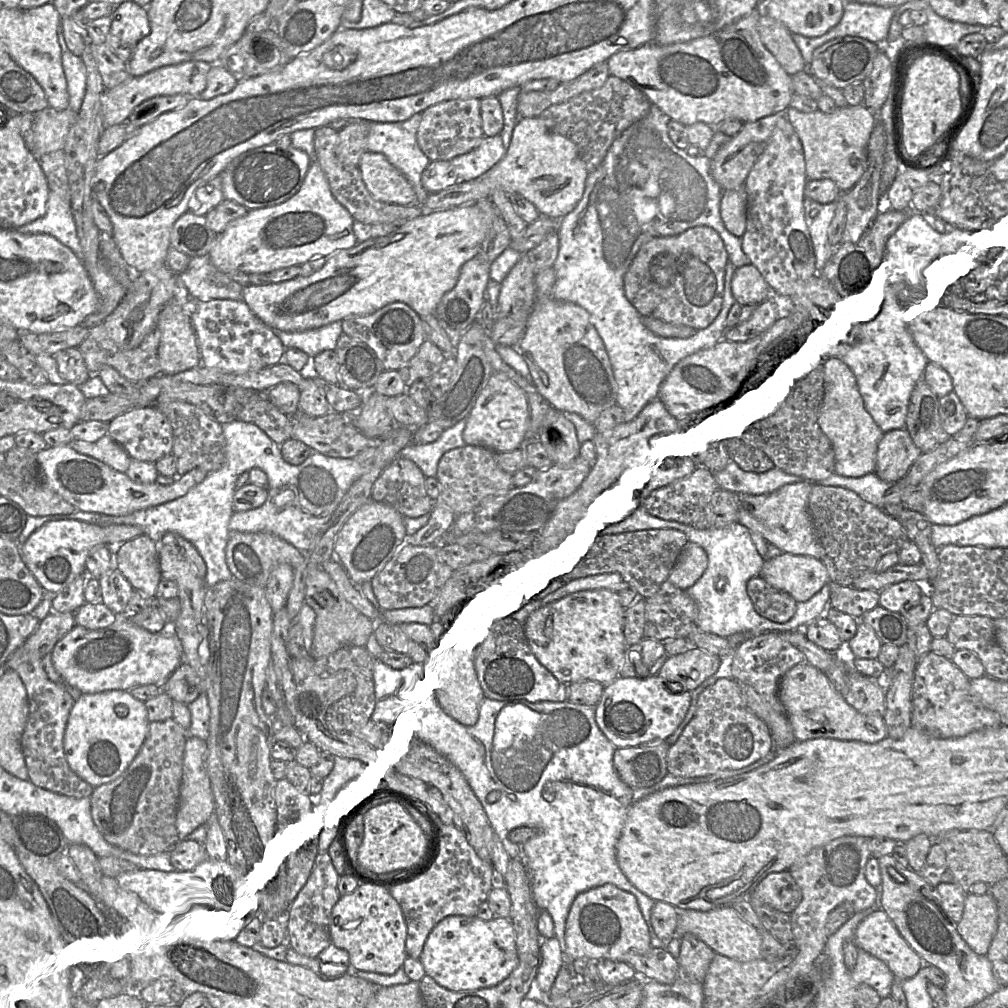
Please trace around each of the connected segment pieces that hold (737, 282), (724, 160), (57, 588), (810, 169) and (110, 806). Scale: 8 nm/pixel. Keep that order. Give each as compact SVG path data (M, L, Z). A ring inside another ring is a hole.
M752 264L735 270L731 291L735 301L742 306L759 305L770 296L767 282Z
M776 113L755 122L744 123L740 131L735 136L730 137L718 149L715 156L710 160L710 173L722 191L744 187L751 169L766 149L781 114Z
M78 520L51 521L26 540L22 547L22 561L45 592L55 595L85 573L86 559L93 547L106 545L116 555L122 544L141 535L144 531L139 526L100 526Z
M863 104L836 107L832 113L823 113L819 109L803 113L789 107L786 114L801 141L808 180L830 179L842 193L850 191L867 168L867 146L876 115Z
M175 720L151 722L139 754L116 780L94 789L91 815L104 839L140 858L171 856L180 843L178 817L185 788L189 735Z

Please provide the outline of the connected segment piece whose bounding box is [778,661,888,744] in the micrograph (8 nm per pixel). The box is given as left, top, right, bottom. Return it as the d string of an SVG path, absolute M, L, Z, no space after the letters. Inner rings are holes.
M806 661L795 665L782 677L778 696L797 741L829 738L872 744L888 736L883 716L858 712L834 689L824 672Z

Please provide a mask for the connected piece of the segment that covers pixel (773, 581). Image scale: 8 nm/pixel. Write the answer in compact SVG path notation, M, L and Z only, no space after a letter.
M784 552L765 560L760 576L771 586L790 594L798 603L808 601L830 582L822 560Z

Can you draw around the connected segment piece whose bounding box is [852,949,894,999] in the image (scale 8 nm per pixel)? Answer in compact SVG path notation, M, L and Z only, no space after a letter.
M858 949L853 980L860 984L873 987L880 998L890 997L894 976L885 962L868 952Z

